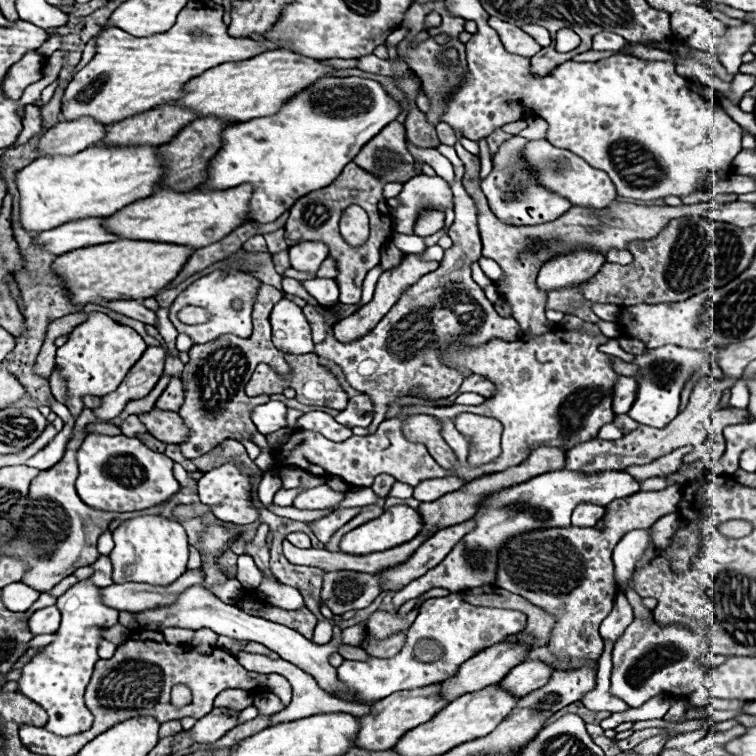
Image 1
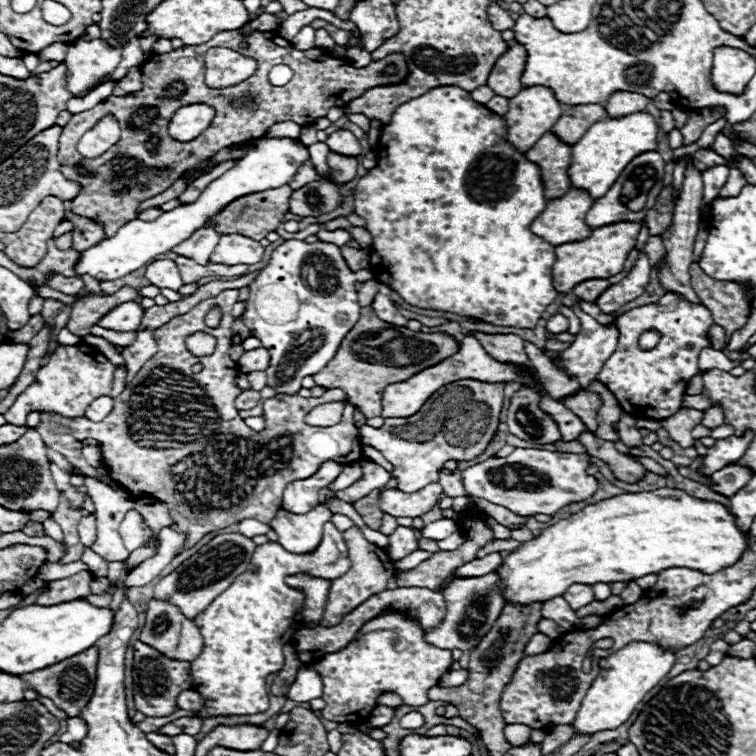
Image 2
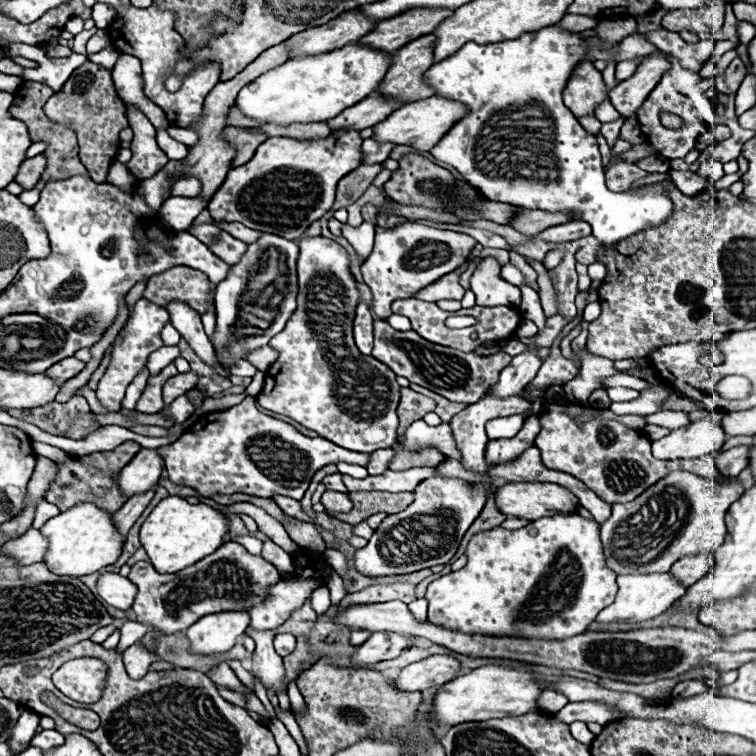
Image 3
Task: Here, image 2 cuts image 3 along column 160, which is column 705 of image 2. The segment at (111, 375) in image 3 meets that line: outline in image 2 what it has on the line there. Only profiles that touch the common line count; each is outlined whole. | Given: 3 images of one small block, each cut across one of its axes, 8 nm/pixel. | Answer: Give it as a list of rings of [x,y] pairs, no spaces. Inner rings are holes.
[[[666,292],[656,304],[624,312],[616,318],[616,326],[620,326],[618,348],[606,360],[596,380],[608,386],[628,414],[636,414],[636,418],[664,420],[680,410],[688,380],[698,372],[698,354],[708,346],[704,332],[712,322],[712,314],[706,306],[692,304],[676,292]],[[650,328],[662,332],[662,338],[654,350],[644,352],[638,348],[638,336]]]

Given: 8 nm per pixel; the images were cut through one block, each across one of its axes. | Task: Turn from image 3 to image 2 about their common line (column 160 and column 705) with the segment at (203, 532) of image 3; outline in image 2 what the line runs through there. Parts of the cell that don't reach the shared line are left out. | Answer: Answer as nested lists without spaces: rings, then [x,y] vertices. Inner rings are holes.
[[[660,488],[652,492],[620,494],[614,498],[600,500],[584,510],[572,514],[566,520],[560,520],[554,526],[548,526],[538,538],[524,542],[514,550],[498,574],[502,578],[504,600],[518,604],[524,602],[544,602],[554,596],[562,596],[572,582],[628,582],[642,578],[646,574],[658,574],[664,568],[690,568],[700,572],[716,572],[724,566],[738,562],[746,548],[750,548],[750,530],[742,532],[736,526],[736,516],[722,506],[720,502],[706,502],[686,494],[684,490]]]

